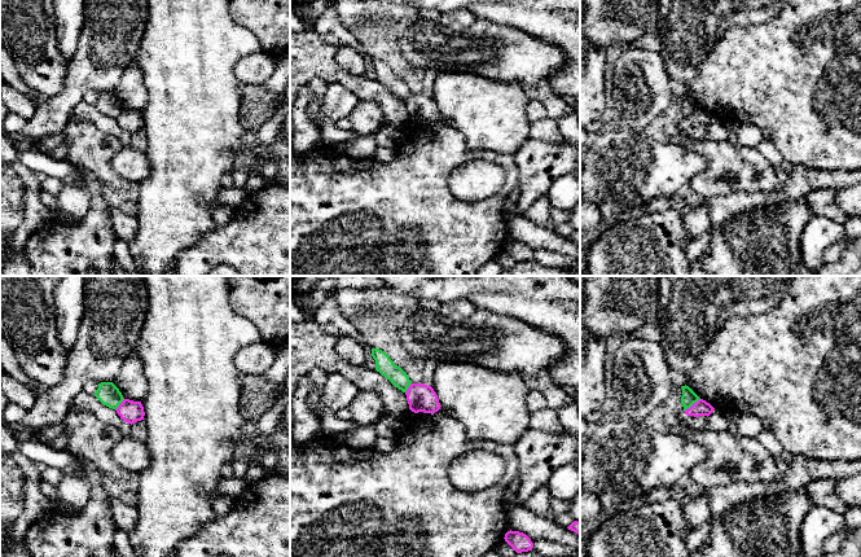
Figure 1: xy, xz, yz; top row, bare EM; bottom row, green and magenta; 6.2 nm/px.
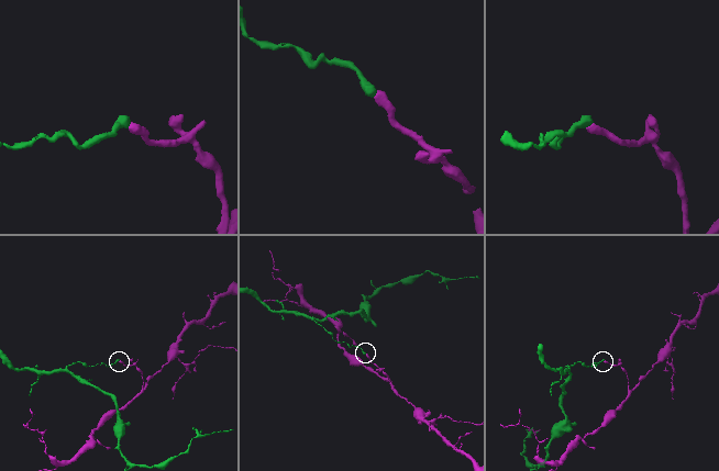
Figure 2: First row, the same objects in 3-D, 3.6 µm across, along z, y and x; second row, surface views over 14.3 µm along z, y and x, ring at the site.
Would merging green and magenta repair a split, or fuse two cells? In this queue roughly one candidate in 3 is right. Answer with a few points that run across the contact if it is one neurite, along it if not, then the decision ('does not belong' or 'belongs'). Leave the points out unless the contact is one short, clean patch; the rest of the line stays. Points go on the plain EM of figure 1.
yz (699, 108), (685, 121) | does not belong

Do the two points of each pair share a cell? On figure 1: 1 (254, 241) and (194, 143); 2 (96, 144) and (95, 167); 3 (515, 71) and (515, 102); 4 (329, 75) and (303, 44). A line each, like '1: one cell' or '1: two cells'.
1: two cells
2: one cell
3: two cells
4: one cell

